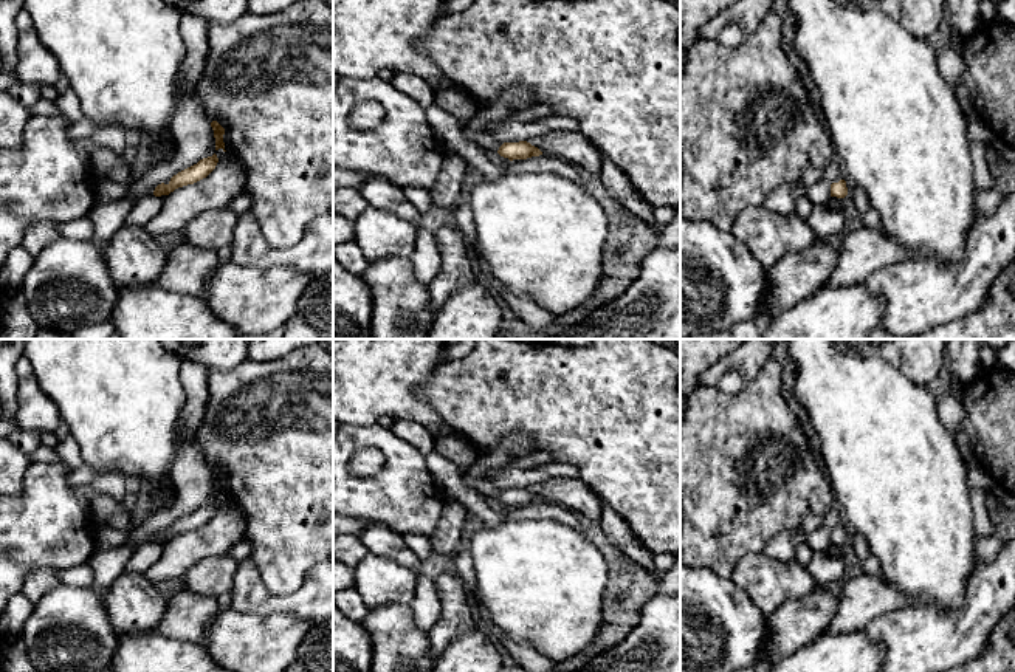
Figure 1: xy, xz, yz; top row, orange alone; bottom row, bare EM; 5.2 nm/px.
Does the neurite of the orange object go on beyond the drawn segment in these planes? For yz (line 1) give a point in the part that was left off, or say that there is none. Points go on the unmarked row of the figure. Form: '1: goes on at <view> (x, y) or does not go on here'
1: does not go on here

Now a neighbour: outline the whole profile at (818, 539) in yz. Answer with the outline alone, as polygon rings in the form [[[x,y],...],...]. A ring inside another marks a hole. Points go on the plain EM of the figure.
[[[820,526],[820,528],[814,530],[812,533],[806,534],[804,542],[814,551],[826,551],[831,545],[831,530]]]

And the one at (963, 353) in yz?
[[[947,339],[950,373],[962,386],[972,382],[981,370],[978,339]]]

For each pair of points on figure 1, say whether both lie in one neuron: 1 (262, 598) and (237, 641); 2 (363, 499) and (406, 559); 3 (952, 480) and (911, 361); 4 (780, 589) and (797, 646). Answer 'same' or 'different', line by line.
1: different
2: different
3: different
4: different

